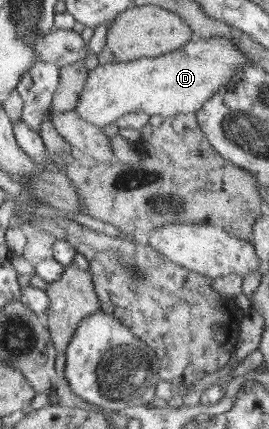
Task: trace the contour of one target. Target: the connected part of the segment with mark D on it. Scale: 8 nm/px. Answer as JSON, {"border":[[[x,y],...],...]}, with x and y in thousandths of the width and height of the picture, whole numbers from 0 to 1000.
{"border":[[[840,86],[717,89],[695,105],[647,119],[561,135],[524,133],[498,142],[409,145],[327,168],[316,198],[294,217],[275,261],[312,282],[368,298],[431,289],[465,263],[535,261],[554,270],[599,268],[610,275],[654,266],[729,263],[751,242],[825,200],[866,191],[866,170],[914,145],[937,145],[907,114]]]}

